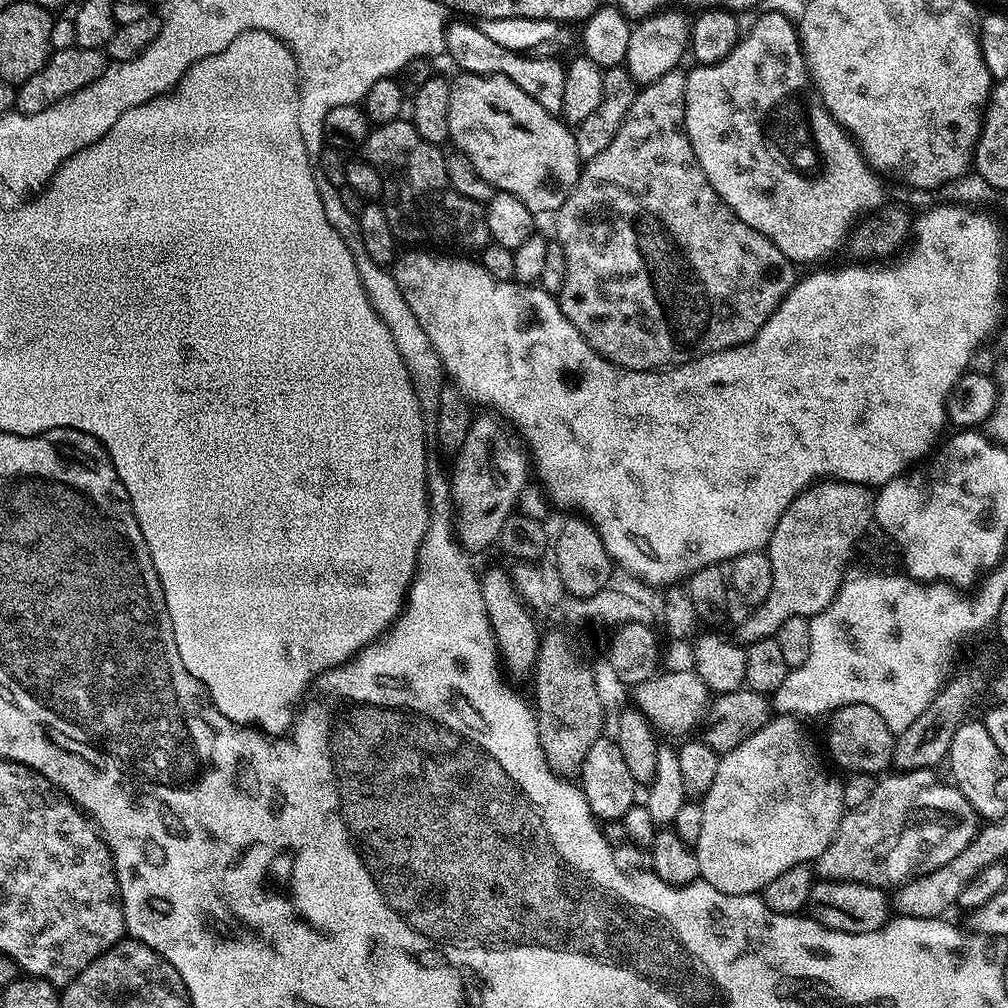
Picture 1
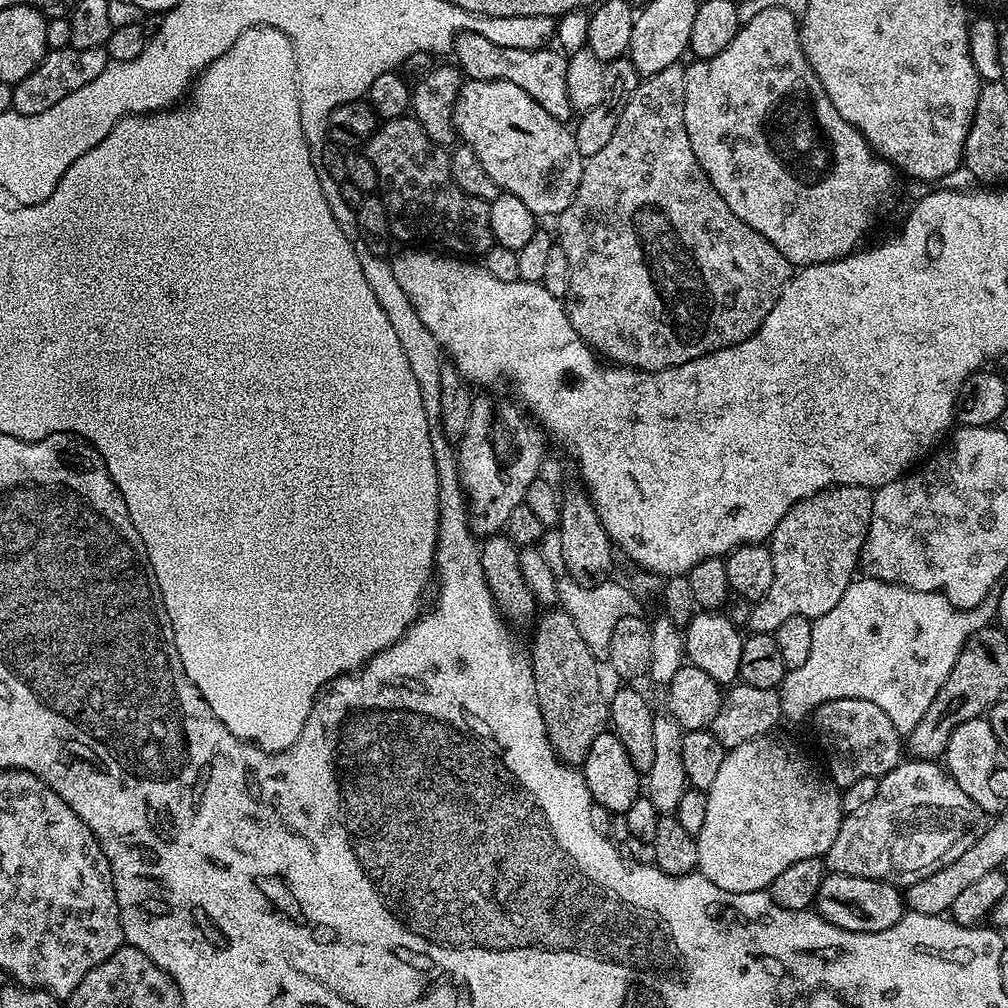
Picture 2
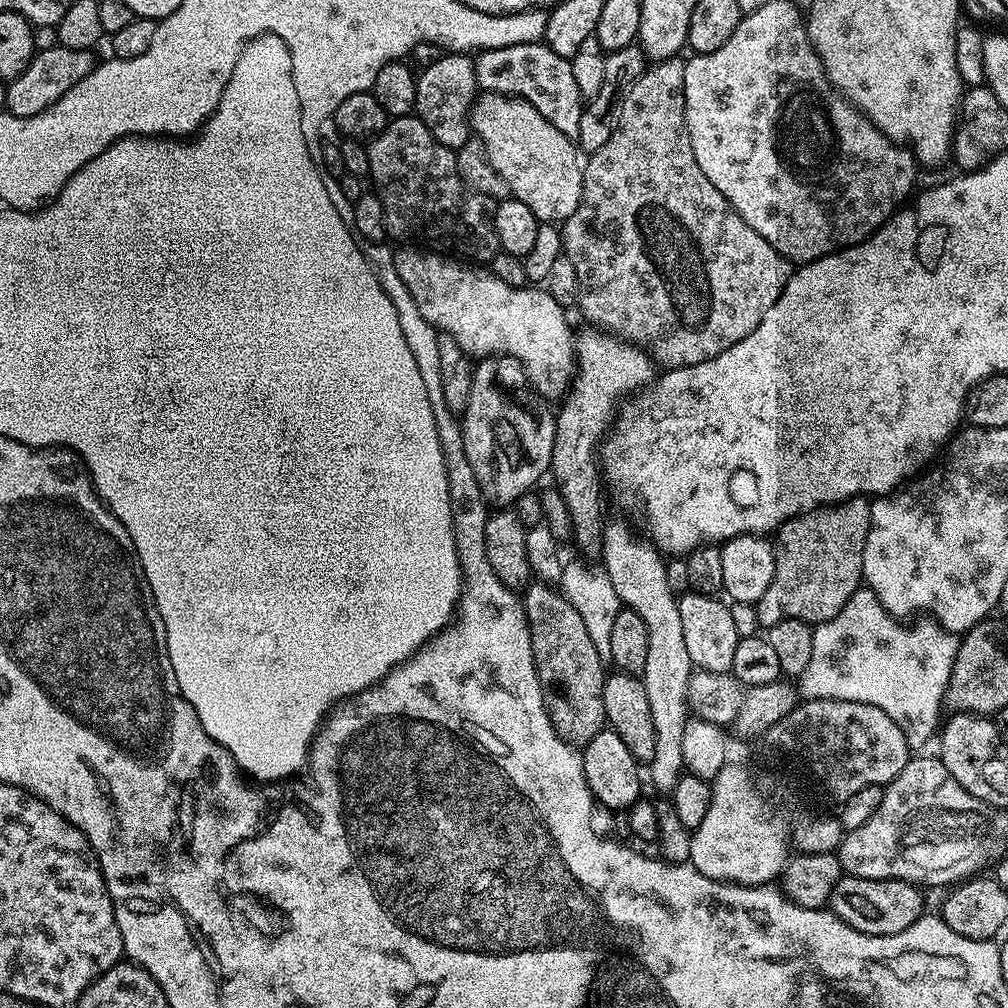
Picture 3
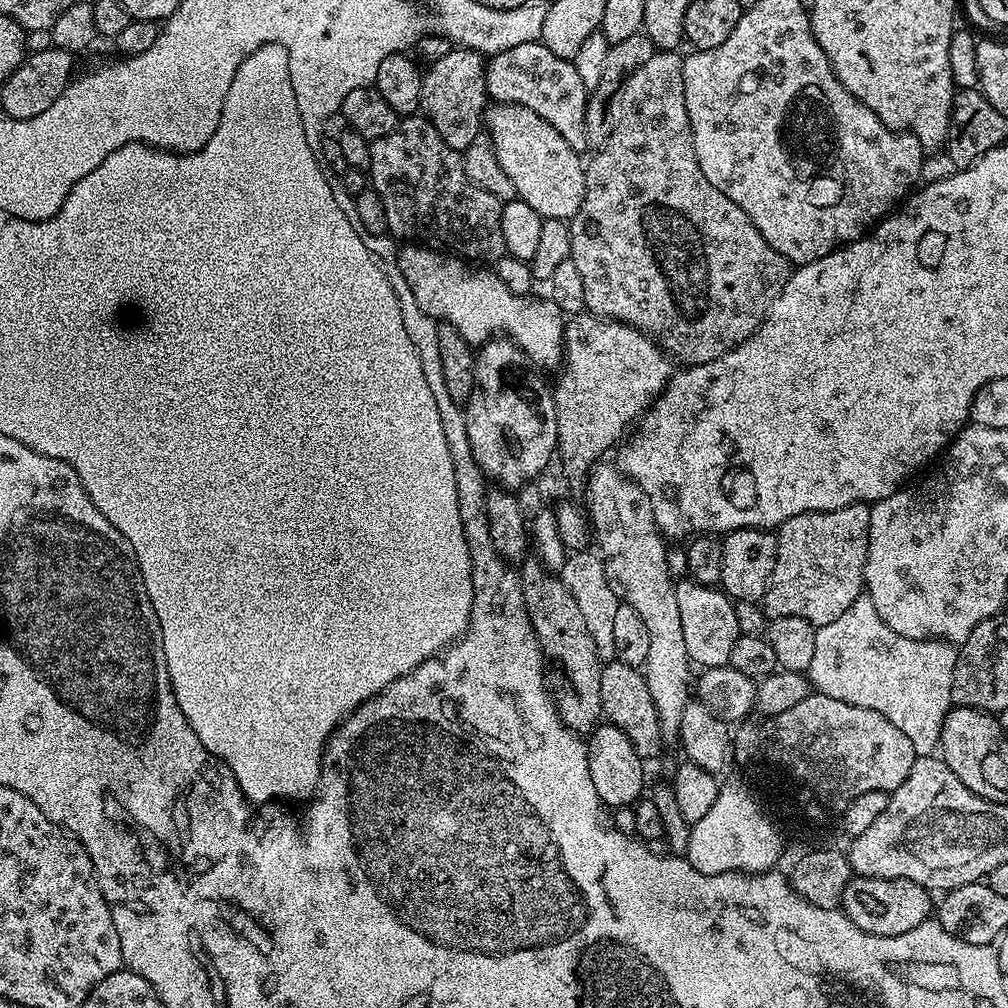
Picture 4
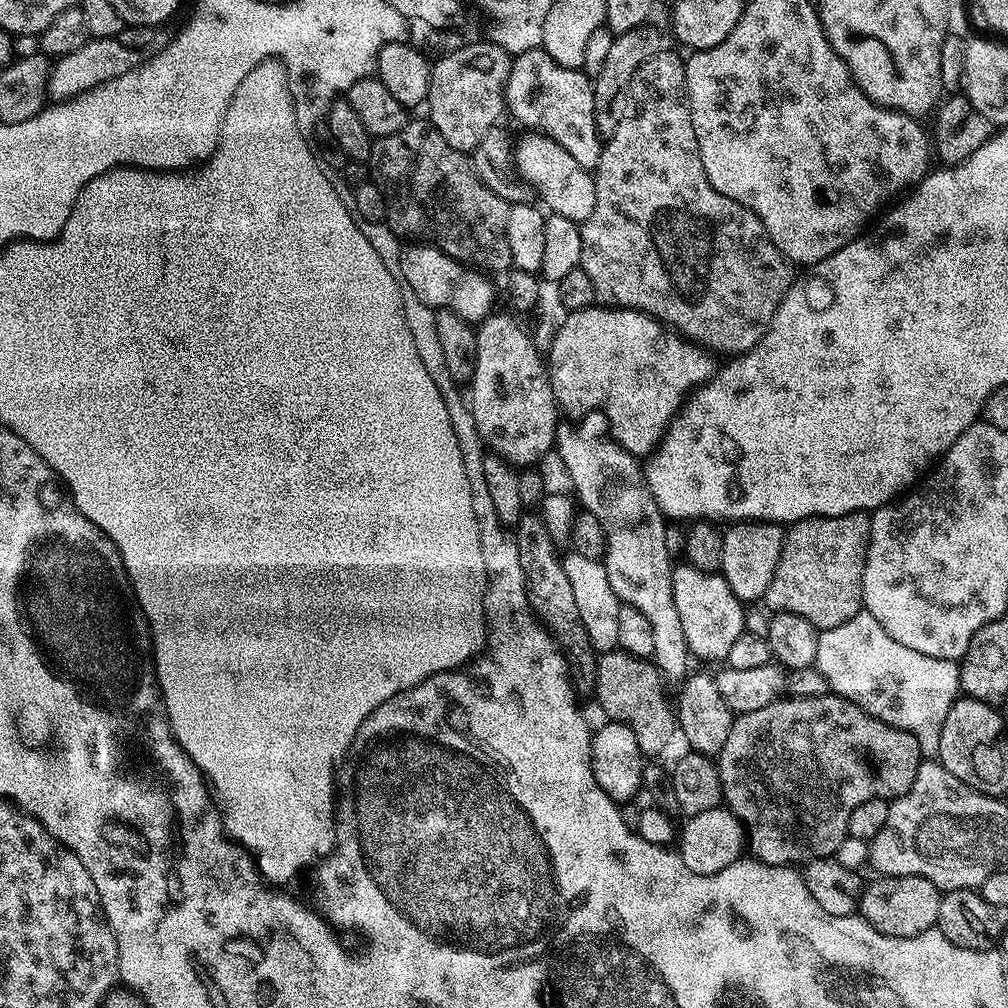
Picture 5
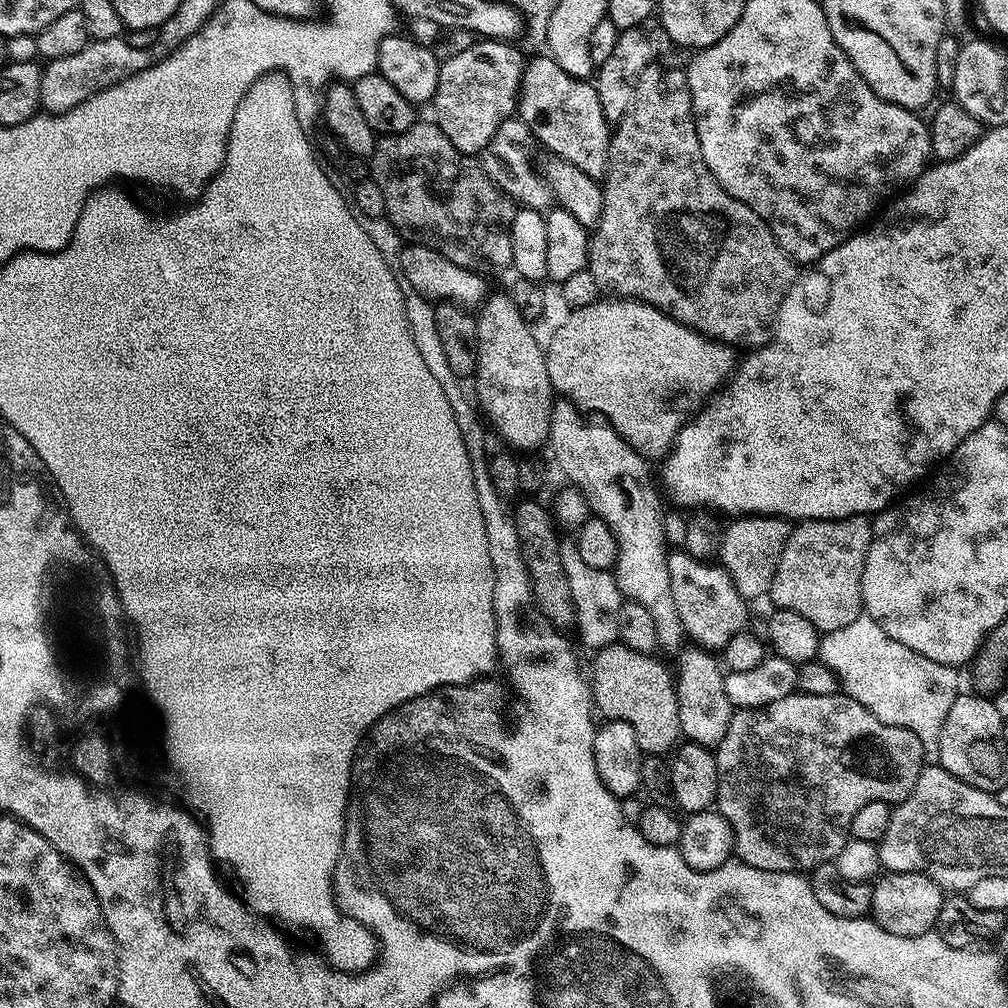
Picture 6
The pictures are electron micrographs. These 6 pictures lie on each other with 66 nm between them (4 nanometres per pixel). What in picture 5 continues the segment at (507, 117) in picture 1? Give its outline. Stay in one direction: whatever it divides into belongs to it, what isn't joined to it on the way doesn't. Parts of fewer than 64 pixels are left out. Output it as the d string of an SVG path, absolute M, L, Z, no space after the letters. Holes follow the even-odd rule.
M529 131L526 135L517 139L514 144L516 171L520 179L540 195L539 203L553 216L570 218L582 222L594 210L594 182L593 173L589 169L578 166L558 142L554 142L543 132Z

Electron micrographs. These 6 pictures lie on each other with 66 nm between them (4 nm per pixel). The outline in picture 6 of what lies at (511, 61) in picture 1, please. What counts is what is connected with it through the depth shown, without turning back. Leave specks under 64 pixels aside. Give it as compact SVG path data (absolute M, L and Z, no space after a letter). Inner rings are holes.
M536 54L533 60L529 59L524 66L524 72L520 75L520 89L518 91L518 116L519 119L523 120L524 125L527 126L529 133L533 137L536 136L545 144L549 149L549 153L563 157L564 160L570 162L574 166L578 166L578 170L582 170L587 176L593 178L603 177L604 168L608 164L608 146L610 143L610 125L608 120L605 119L602 114L602 102L598 102L598 94L596 93L595 83L589 82L587 79L581 78L579 76L571 76L566 74L566 70L562 70L562 66L558 66L558 62L554 62L551 56L547 54Z

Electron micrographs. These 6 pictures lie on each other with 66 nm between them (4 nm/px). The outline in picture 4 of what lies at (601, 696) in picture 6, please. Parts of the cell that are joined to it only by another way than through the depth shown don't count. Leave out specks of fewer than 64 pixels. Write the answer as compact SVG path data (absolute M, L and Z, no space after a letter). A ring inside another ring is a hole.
M613 659L605 663L602 667L602 716L607 723L612 724L626 738L630 738L630 746L645 762L651 762L660 752L660 747L665 747L666 741L660 737L660 727L658 726L658 710L654 710L654 698L650 698L650 686L646 686L646 678L639 668L626 666L620 660Z

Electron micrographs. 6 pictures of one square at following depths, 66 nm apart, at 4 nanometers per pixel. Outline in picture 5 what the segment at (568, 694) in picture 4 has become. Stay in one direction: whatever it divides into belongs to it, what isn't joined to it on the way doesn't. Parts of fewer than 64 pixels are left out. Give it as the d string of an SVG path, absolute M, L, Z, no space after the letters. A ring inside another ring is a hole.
M539 514L521 516L514 525L514 539L518 546L518 562L522 562L526 578L524 589L528 595L528 606L536 613L536 619L548 629L550 635L566 649L567 659L574 665L574 672L577 672L577 676L574 676L575 691L580 694L591 693L596 686L597 657L589 647L586 626L582 624L581 615L578 614L573 587L570 586L563 569L561 553L551 541L550 533Z

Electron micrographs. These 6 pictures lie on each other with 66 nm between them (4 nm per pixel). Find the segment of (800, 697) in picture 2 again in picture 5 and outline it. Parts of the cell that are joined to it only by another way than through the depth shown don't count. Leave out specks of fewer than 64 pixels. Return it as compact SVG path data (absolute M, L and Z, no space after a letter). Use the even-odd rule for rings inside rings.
M861 610L854 618L842 622L842 626L826 628L820 632L814 666L820 671L822 678L826 678L829 689L835 695L854 702L862 710L890 726L914 734L921 757L932 758L939 753L942 722L946 722L950 706L961 695L960 666L957 661L930 658L930 654L918 654L918 650L910 650L910 646L894 642L894 638L890 638L890 634L886 634L886 630L878 626L869 612Z

